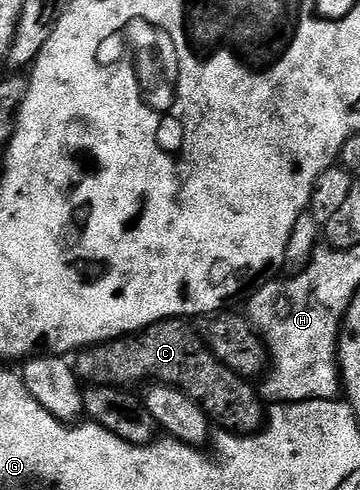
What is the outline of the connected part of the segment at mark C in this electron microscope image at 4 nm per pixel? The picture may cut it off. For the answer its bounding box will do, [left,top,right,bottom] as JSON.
[75,318,266,434]

